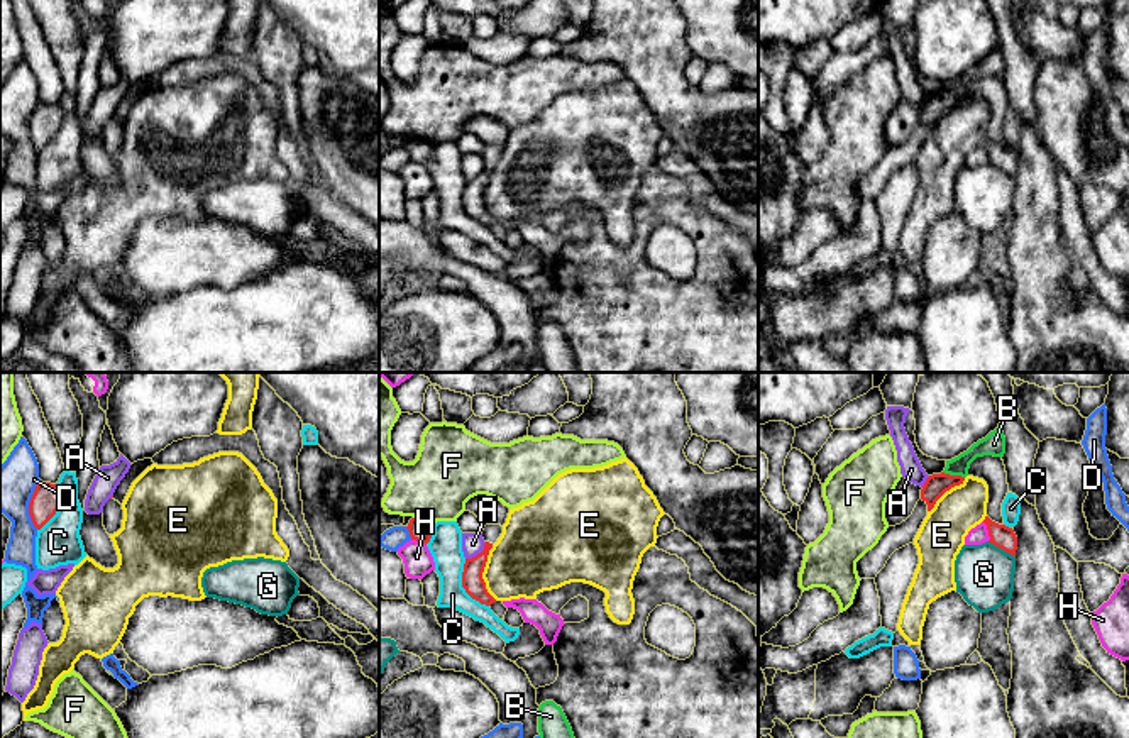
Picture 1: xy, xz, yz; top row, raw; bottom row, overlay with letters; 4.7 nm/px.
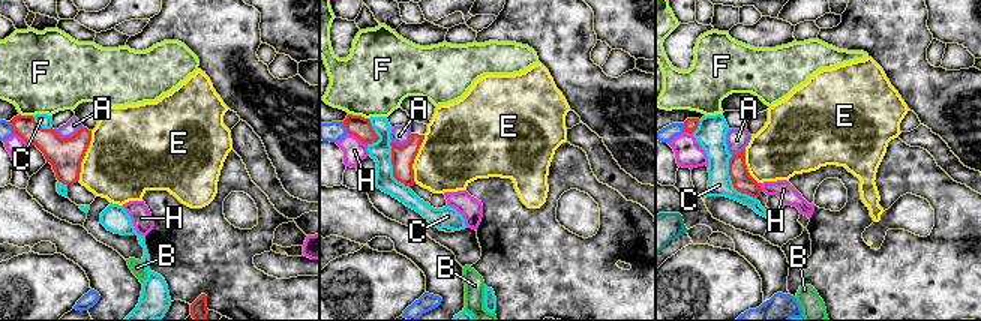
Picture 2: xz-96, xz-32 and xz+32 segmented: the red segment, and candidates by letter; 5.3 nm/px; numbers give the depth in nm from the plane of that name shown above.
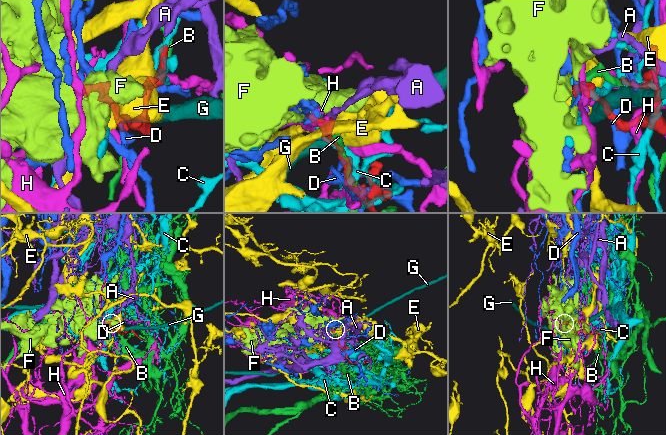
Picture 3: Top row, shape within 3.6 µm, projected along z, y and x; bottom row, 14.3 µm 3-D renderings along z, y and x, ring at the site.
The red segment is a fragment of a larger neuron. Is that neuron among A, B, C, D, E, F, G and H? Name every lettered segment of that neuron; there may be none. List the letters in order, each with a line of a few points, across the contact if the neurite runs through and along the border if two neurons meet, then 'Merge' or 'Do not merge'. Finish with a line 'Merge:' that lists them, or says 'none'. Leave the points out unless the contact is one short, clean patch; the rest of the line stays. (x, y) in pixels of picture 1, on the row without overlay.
A: Line: xz (486, 163), (479, 173), (466, 180). Do not merge
B: Do not merge
C: Do not merge
D: Do not merge
E: Line: xz (491, 166), (486, 176), (483, 202), (484, 209), (496, 220). Do not merge
F: Line: xz (413, 137), (432, 144). Do not merge
G: Line: yz (989, 161), (1014, 178). Do not merge
H: Do not merge
Merge: none

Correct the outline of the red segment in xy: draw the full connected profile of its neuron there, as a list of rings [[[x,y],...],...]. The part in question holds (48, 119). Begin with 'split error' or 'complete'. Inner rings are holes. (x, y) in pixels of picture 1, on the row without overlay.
complete; [[[39,103],[29,124],[29,135],[37,151],[41,151],[61,129],[64,120],[58,105]]]

